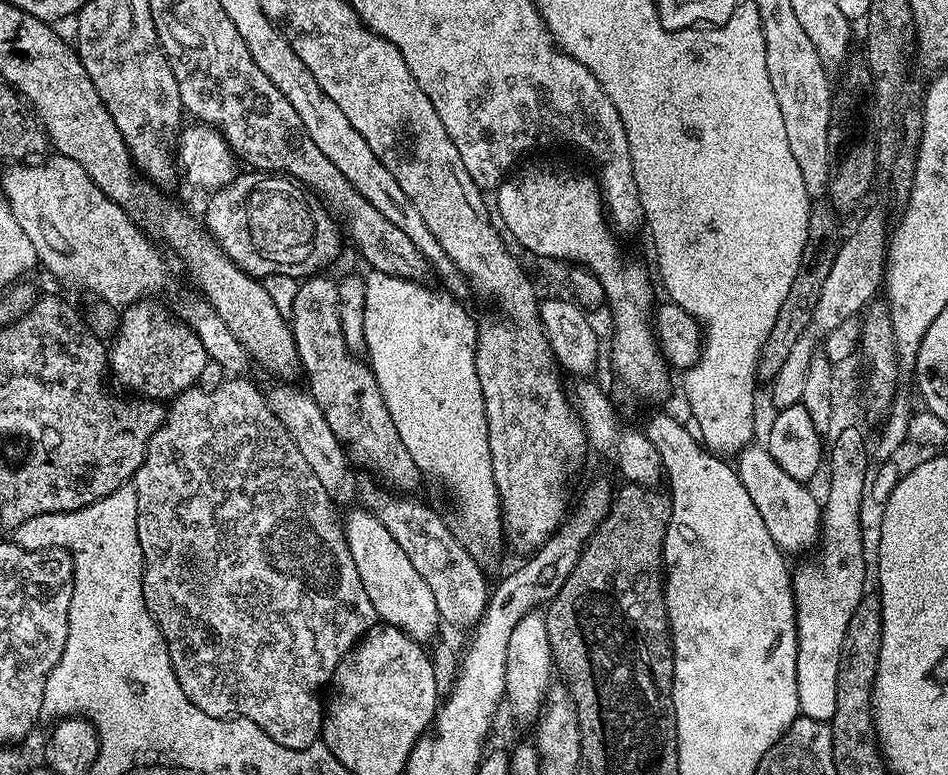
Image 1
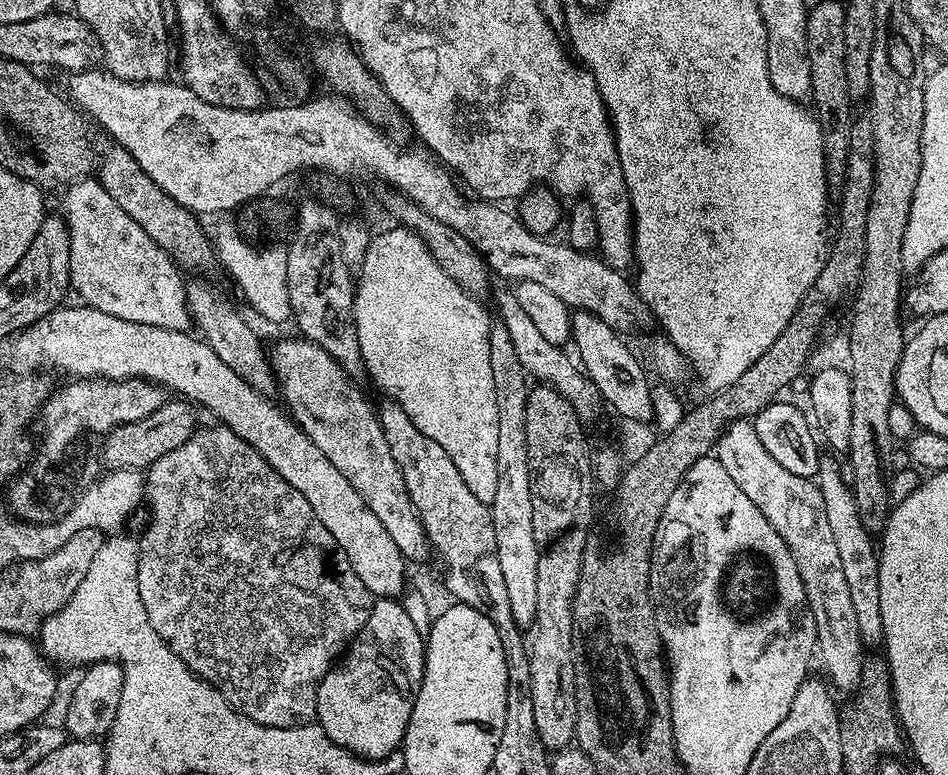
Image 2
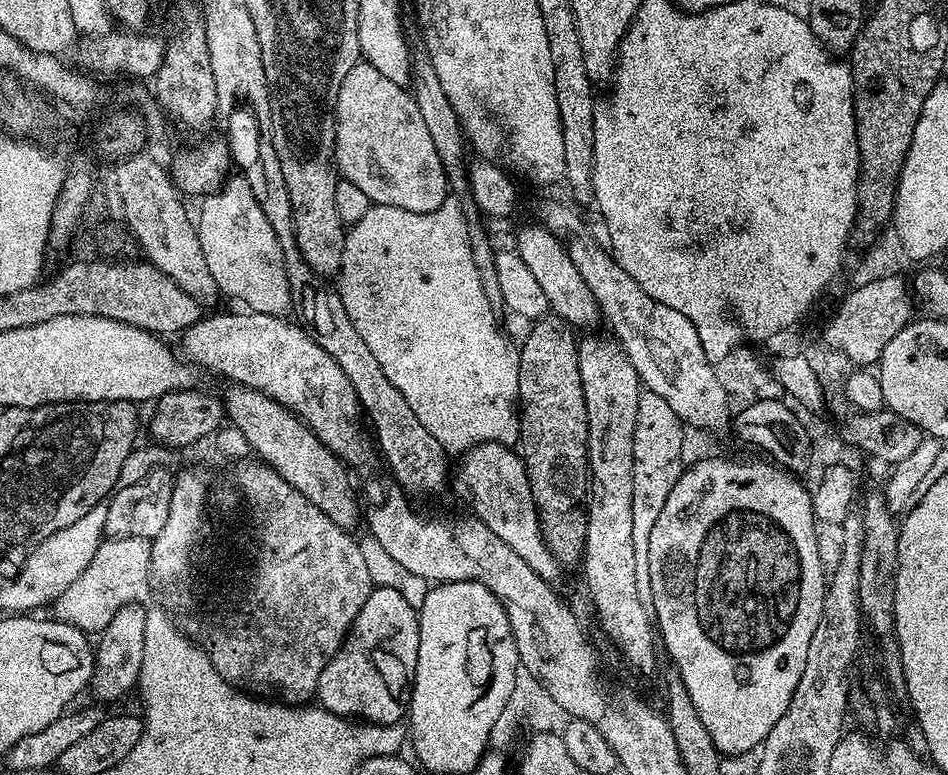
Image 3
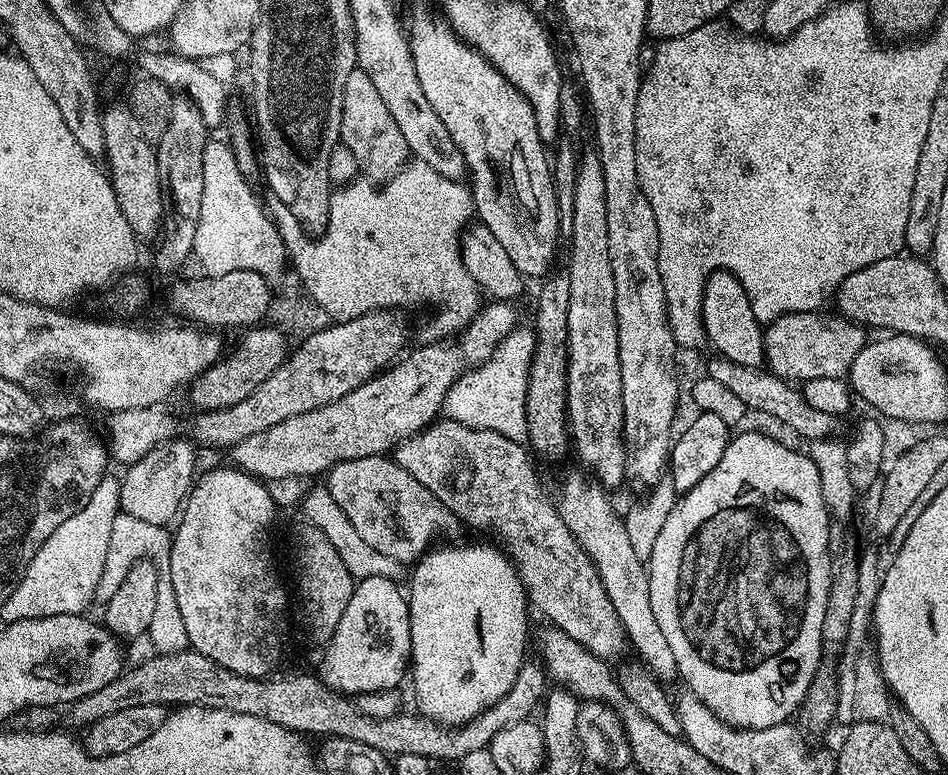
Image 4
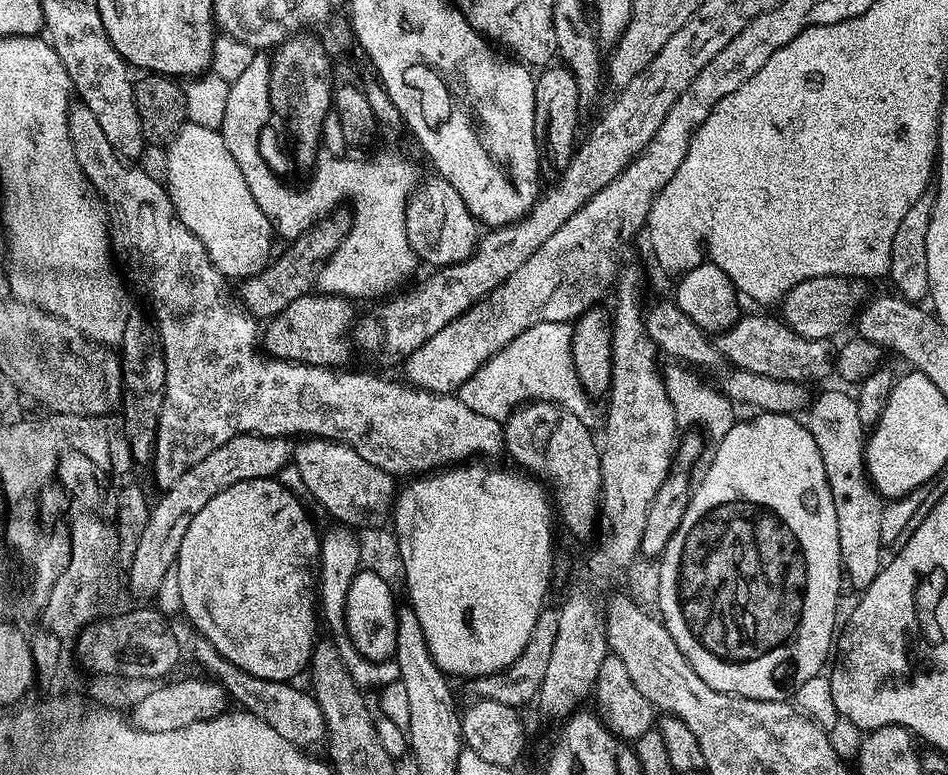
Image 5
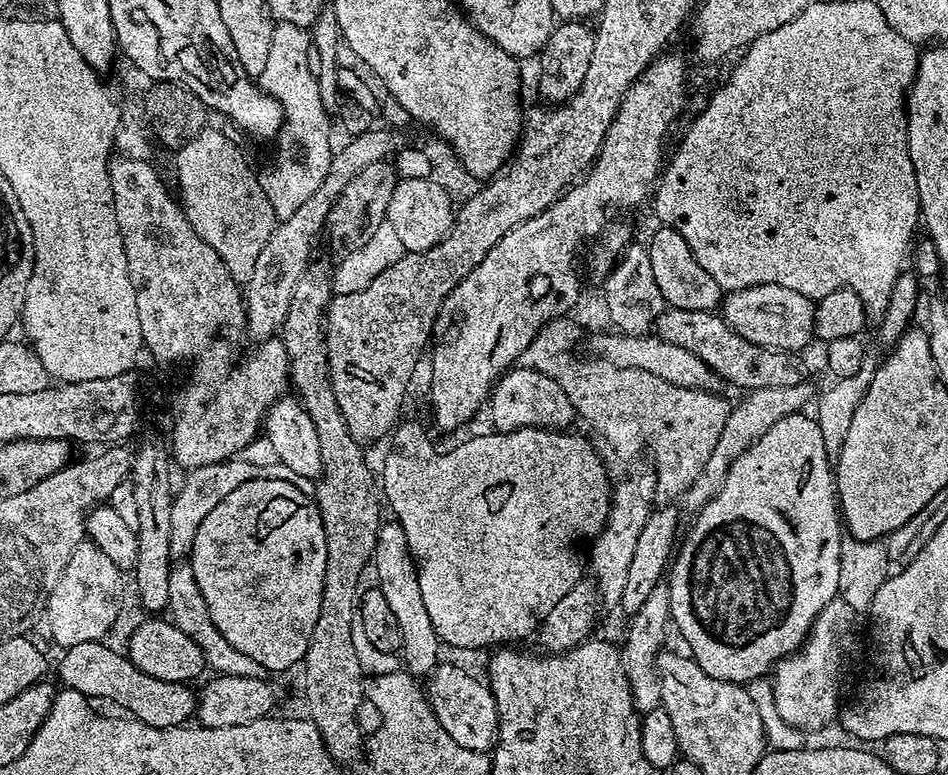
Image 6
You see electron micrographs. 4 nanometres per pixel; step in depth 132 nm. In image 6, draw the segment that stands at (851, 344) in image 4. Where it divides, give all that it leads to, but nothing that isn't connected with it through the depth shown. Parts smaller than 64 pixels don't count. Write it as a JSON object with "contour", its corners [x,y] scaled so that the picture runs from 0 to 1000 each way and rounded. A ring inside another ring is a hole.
{"contour":[[[701,396],[700,404],[692,412],[690,419],[691,432],[700,437],[703,441],[711,443],[712,446],[723,448],[736,462],[745,467],[746,472],[761,486],[763,492],[774,495],[784,503],[810,499],[842,499],[849,494],[848,480],[844,476],[845,461],[839,454],[822,454],[815,449],[796,445],[789,441],[783,431],[778,431],[766,414],[763,406],[754,401],[737,403],[736,400],[719,400],[718,397]]]}

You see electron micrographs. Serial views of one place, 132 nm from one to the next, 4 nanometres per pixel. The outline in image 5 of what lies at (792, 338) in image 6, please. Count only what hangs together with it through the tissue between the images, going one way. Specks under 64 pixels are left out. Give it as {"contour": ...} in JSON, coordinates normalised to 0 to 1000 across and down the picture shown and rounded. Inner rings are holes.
{"contour":[[[870,354],[863,359],[854,359],[850,364],[842,364],[827,381],[826,417],[836,423],[846,436],[877,440],[890,422],[902,414],[906,401],[917,386],[918,375],[910,366],[910,360],[896,359],[890,354]]]}

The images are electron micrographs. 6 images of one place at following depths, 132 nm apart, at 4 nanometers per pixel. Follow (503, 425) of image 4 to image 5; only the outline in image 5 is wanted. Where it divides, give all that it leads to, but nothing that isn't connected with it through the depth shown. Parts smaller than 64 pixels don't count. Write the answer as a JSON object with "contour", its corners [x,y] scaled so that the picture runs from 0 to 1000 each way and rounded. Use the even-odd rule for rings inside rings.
{"contour":[[[576,415],[564,418],[561,427],[546,431],[542,441],[533,446],[524,459],[517,461],[502,484],[495,488],[484,503],[484,512],[496,529],[504,529],[504,534],[513,534],[513,539],[521,539],[532,545],[550,523],[560,517],[578,517],[581,521],[592,521],[597,529],[608,526],[608,521],[616,521],[616,515],[621,512],[616,501],[608,501],[611,490],[608,481],[605,462],[603,461],[603,428],[602,417],[590,418],[589,415]]]}

